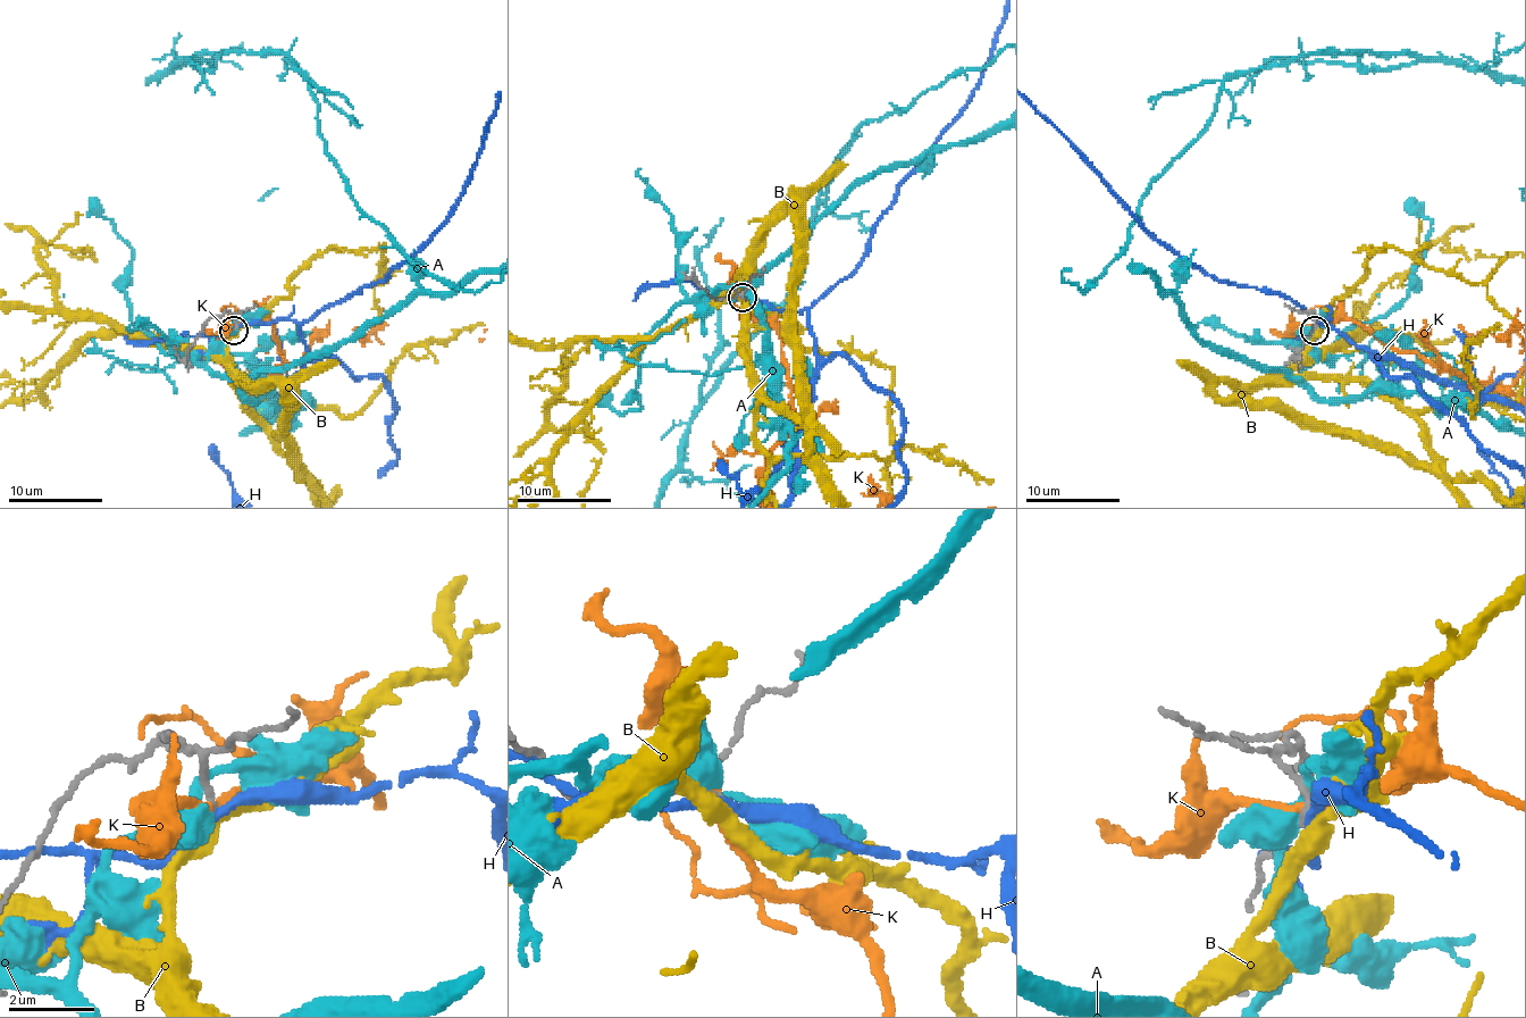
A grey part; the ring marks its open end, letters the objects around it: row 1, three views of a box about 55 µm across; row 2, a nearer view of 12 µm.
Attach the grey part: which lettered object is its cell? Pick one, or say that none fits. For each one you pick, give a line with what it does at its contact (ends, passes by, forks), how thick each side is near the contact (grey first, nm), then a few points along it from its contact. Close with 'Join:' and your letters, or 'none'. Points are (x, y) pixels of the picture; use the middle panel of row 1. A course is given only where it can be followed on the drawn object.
B: it passes by | 150/400 nm
Join: B

